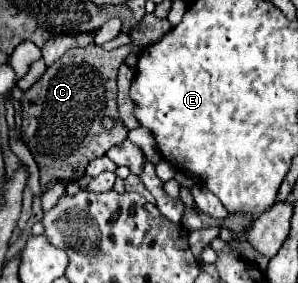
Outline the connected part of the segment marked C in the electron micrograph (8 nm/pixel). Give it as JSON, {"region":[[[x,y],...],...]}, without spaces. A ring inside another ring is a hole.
{"region":[[[86,45],[86,47],[72,47],[68,49],[56,63],[52,63],[46,73],[36,81],[20,99],[22,105],[22,139],[26,147],[30,149],[34,161],[38,163],[40,169],[40,187],[46,187],[54,179],[58,181],[78,181],[84,177],[86,165],[92,159],[98,159],[106,155],[106,151],[114,145],[120,145],[126,137],[128,131],[124,125],[118,121],[118,111],[116,111],[116,73],[120,63],[128,57],[128,47],[120,47],[114,51],[104,51],[102,45]],[[102,117],[114,117],[116,127],[112,131],[102,129],[100,121]]]}

